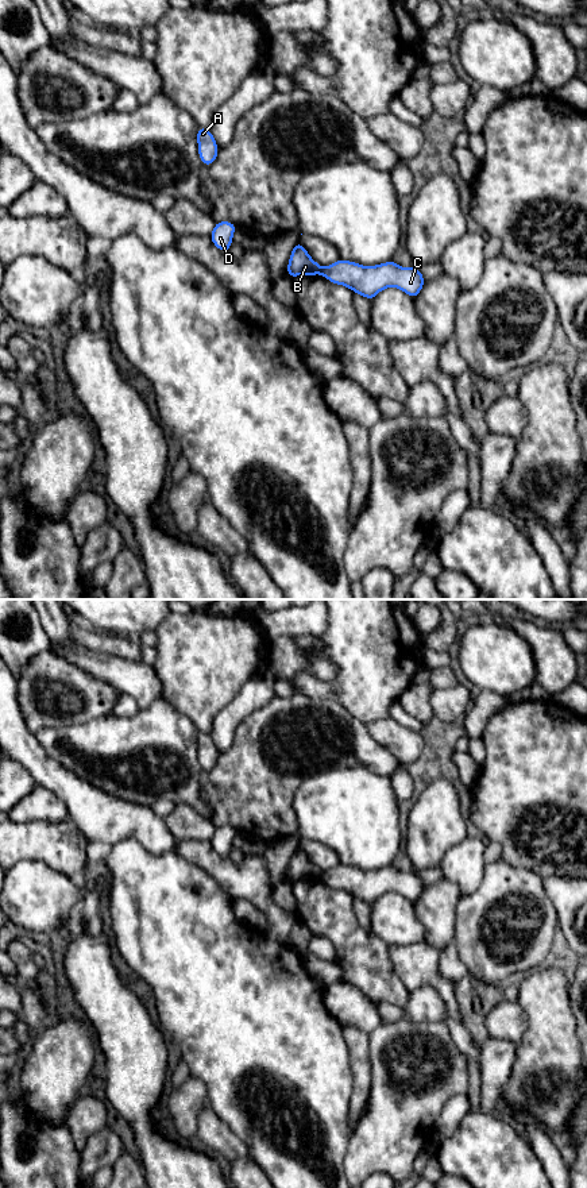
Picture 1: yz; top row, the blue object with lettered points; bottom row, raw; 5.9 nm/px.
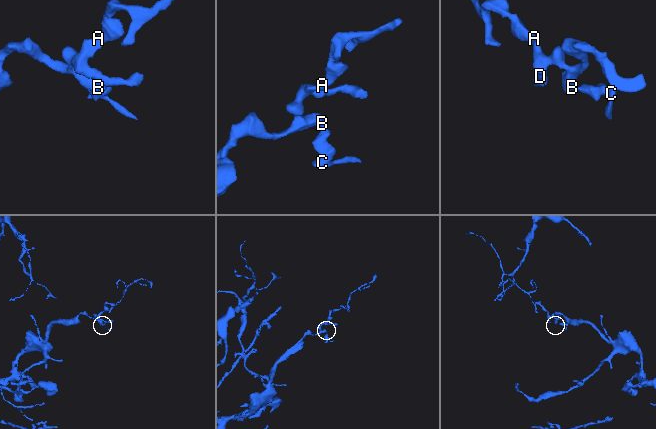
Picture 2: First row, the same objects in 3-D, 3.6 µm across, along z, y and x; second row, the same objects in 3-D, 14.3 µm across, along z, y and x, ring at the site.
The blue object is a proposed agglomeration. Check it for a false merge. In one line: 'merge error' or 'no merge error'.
merge error

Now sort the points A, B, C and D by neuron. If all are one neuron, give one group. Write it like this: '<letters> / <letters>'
A B D / C

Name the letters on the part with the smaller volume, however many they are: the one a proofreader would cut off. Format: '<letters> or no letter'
C

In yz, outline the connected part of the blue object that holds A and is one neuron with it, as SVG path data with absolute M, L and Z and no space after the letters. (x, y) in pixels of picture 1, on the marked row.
M198 127L197 128L197 144L198 144L198 155L205 166L211 166L219 154L219 146L211 132L211 130Z

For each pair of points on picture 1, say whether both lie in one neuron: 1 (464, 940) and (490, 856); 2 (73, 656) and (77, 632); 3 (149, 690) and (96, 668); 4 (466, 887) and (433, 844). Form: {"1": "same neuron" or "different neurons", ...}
{"1": "different neurons", "2": "different neurons", "3": "same neuron", "4": "different neurons"}

